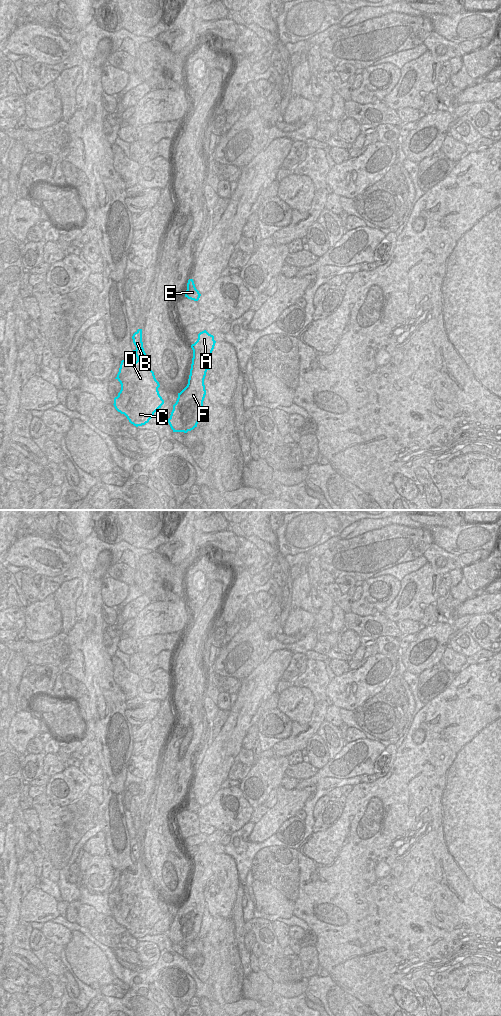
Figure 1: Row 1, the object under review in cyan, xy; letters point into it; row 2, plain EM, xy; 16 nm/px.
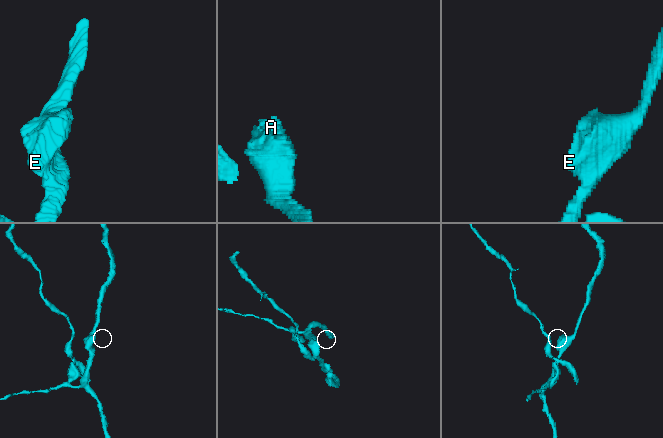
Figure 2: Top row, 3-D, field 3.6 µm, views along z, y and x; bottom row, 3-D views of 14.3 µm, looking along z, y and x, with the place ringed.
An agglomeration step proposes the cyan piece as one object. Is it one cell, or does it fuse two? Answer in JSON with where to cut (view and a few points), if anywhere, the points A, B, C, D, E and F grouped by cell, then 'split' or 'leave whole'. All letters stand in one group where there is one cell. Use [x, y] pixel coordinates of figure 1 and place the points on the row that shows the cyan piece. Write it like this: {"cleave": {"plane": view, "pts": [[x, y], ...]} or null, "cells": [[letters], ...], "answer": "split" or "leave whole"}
{"cleave": {"plane": "xy", "pts": [[136, 348], [139, 355], [145, 354]]}, "cells": [["A", "C", "D", "E", "F"], ["B"]], "answer": "split"}

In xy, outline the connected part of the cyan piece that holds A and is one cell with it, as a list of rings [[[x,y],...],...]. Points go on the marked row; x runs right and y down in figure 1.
[[[204,330],[191,345],[193,358],[188,384],[178,393],[177,401],[168,419],[173,432],[187,433],[197,427],[206,395],[204,379],[206,372],[211,369],[211,356],[215,343],[214,336]]]

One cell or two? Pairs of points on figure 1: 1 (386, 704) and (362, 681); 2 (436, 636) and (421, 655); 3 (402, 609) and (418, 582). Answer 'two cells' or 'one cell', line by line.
1: two cells
2: one cell
3: one cell

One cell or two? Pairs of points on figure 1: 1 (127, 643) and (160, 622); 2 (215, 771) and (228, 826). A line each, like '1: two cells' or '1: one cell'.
1: two cells
2: two cells

